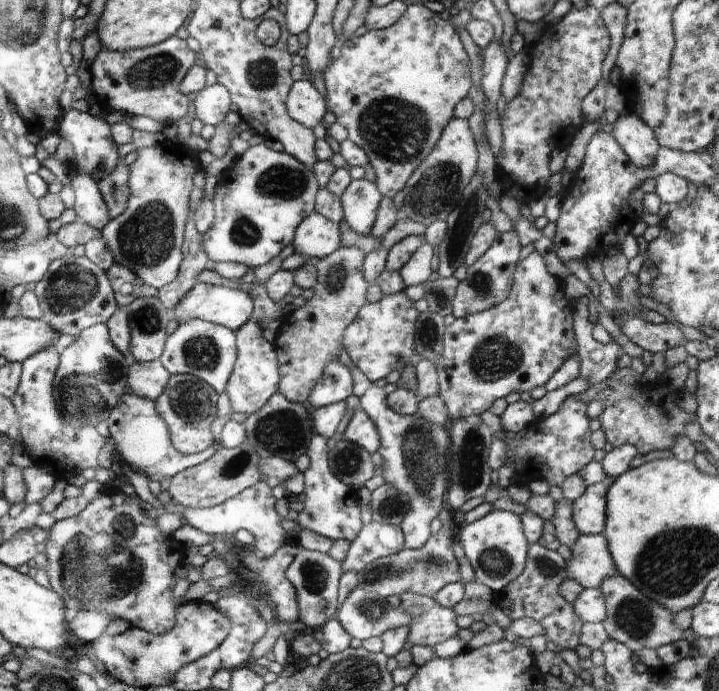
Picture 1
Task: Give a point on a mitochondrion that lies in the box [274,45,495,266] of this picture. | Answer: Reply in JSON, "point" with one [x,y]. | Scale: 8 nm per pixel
{"point":[396,129]}

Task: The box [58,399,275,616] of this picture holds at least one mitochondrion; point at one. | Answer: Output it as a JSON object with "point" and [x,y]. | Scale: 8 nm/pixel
{"point":[239,463]}

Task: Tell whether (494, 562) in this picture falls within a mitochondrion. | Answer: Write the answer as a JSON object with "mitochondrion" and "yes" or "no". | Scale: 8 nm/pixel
{"mitochondrion":"yes"}

